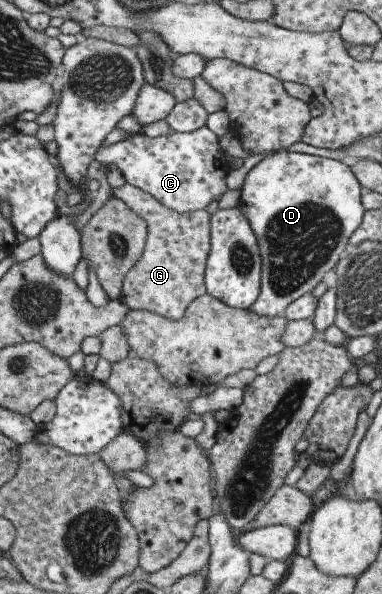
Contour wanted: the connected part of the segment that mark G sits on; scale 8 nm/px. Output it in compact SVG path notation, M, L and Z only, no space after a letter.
M123 183L123 185L113 189L112 195L125 203L132 212L135 212L146 223L146 242L141 257L125 274L119 300L129 310L147 310L158 313L170 320L181 319L189 303L206 293L204 263L210 248L210 215L204 209L182 214L172 212L149 194L128 183Z

